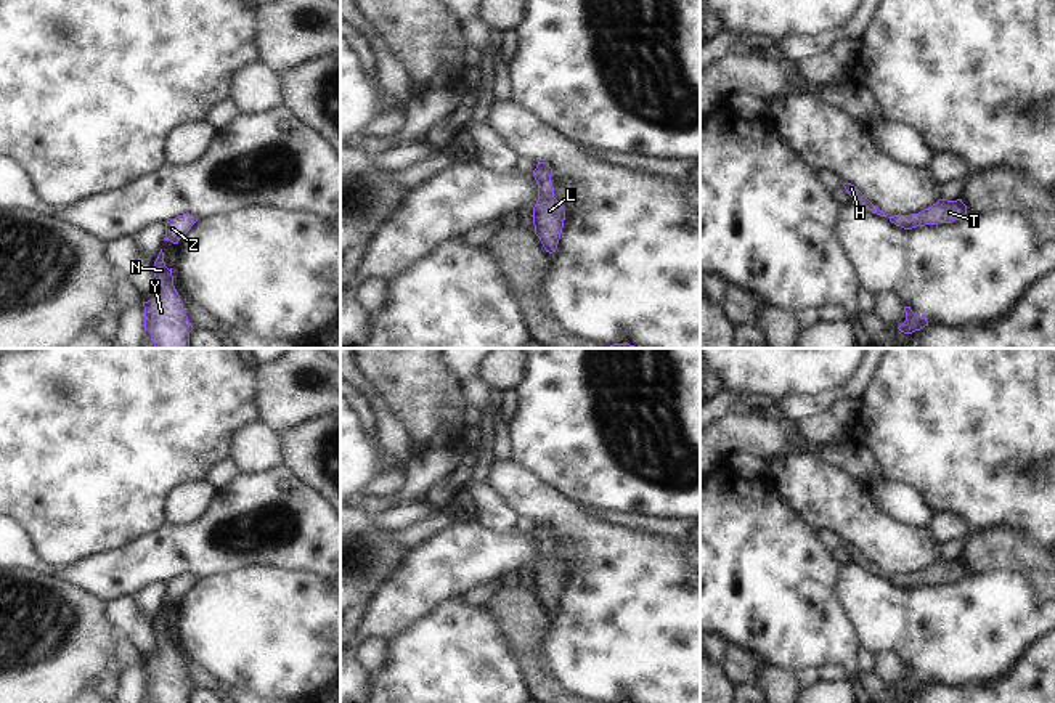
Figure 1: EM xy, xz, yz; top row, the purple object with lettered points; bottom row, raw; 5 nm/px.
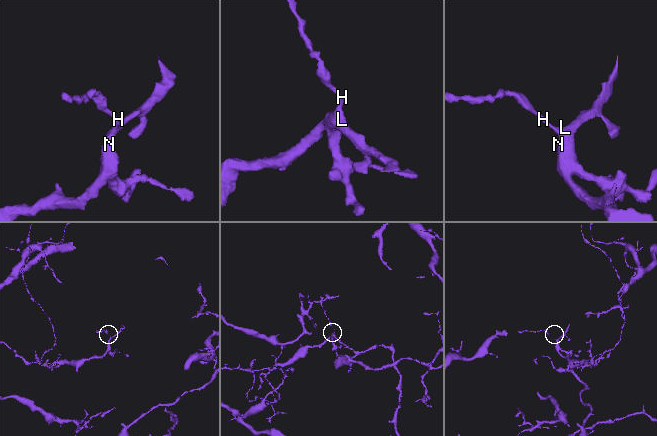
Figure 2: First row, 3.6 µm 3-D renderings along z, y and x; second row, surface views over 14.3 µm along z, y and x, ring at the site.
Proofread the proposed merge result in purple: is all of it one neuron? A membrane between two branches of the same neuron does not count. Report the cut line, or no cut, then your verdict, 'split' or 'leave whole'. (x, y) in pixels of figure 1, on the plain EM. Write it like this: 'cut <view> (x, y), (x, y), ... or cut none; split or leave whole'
cut none; leave whole

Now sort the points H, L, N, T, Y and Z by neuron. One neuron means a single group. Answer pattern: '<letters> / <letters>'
H L N T Y Z

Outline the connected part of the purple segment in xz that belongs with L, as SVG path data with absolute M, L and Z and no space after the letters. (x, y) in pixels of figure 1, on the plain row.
M540 522L533 530L533 536L538 542L538 560L533 567L535 594L549 613L557 608L565 579L565 570L554 557L551 534L552 528L546 522Z

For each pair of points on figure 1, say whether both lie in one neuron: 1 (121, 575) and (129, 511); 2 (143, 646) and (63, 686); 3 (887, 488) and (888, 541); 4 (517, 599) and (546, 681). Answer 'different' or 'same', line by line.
1: different
2: different
3: different
4: same

